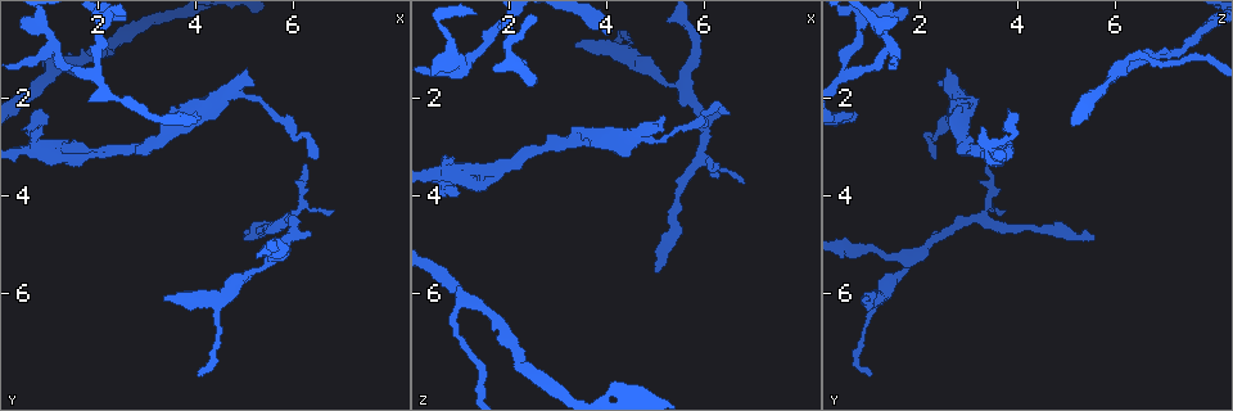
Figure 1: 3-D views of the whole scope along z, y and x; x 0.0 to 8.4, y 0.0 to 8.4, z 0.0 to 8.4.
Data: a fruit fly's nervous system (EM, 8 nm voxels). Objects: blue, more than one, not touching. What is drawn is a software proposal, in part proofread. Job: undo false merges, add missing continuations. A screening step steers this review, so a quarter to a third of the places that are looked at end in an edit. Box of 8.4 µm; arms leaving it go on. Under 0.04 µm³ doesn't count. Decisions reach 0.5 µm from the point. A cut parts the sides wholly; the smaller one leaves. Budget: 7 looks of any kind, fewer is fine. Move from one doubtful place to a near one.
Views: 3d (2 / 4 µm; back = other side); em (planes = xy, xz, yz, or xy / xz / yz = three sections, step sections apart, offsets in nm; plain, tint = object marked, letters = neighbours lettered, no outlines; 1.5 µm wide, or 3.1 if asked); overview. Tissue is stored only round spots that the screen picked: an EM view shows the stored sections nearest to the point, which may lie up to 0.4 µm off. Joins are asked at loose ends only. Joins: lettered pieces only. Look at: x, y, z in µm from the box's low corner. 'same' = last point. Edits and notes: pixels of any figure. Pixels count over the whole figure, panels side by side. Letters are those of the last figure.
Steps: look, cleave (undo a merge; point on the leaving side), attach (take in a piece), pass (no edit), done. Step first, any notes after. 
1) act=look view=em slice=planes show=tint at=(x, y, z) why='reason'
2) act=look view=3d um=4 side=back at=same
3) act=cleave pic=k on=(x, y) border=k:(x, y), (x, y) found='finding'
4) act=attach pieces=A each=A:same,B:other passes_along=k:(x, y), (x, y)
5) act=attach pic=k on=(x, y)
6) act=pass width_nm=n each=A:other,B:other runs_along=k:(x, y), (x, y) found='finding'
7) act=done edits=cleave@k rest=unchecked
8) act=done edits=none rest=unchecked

act=look view=em slice=yz step=8 show=tint at=(4.00, 2.30, 0.70) why='end of a long branch'

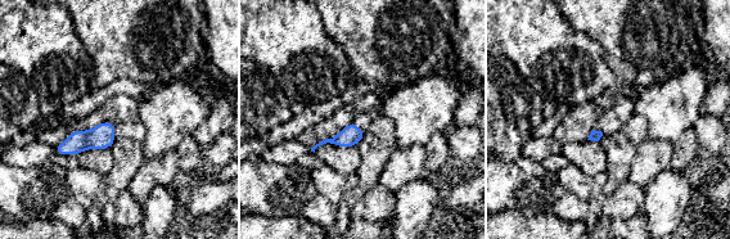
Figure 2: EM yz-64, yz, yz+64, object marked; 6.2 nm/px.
act=look view=em slice=yz step=8 show=letters at=same

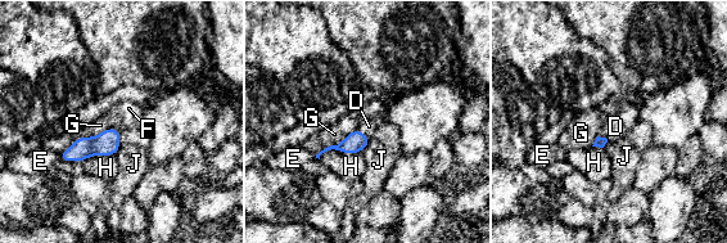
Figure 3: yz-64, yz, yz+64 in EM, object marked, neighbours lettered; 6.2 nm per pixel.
act=attach pieces=D longest_contact=G:360nm each=D:same,E:other,F:other,G:other,H:other,J:other passes_along=3:(355, 142), (365, 136), (369, 126) found='it goes on there'

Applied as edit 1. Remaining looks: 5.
act=look view=overview

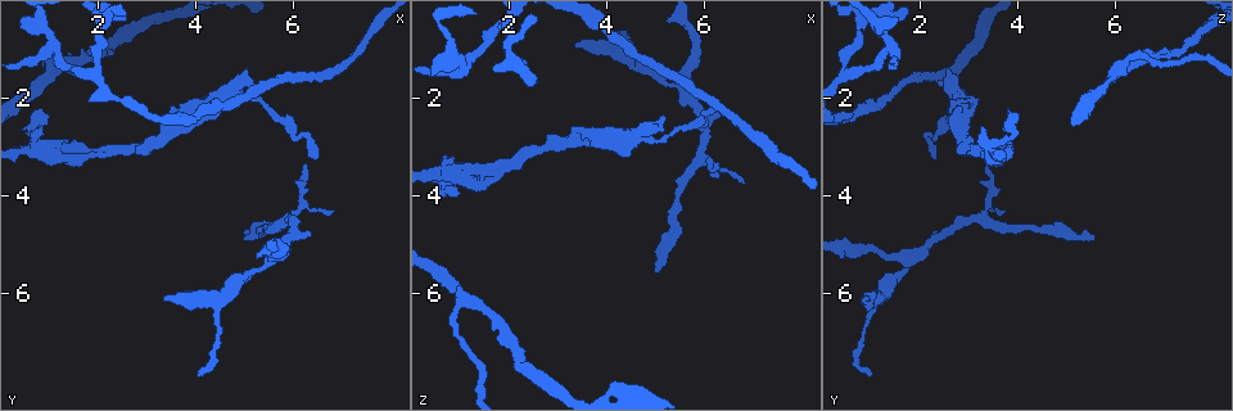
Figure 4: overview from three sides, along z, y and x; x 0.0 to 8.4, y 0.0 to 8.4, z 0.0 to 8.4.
act=look view=em slice=planes show=letters at=(5.15, 1.70, 2.35) why='an open end'

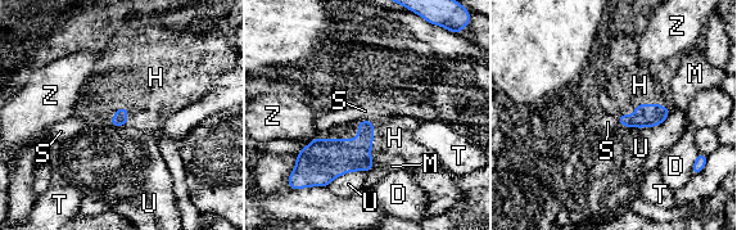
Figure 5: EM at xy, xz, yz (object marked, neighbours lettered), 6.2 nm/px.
act=attach pieces=H longest_contact=H:280nm each=D:other,H:same,M:other,S:other,T:other,U:other,Z:other passes_along=5:(334, 157), (371, 145), (394, 138) found='it goes on there'

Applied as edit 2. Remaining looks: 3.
act=look view=3d um=4 at=(5.50, 5.35, 1.70) why='arms part here'

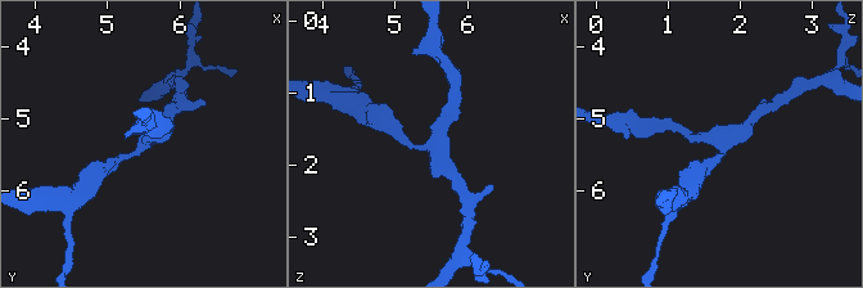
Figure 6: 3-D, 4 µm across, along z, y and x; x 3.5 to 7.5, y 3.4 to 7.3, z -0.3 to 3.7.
act=look view=em slice=xy step=4 show=letters at=(5.50, 5.35, 1.75) arms=3 arm_widths_nm=170,180,280 why='now the EM'

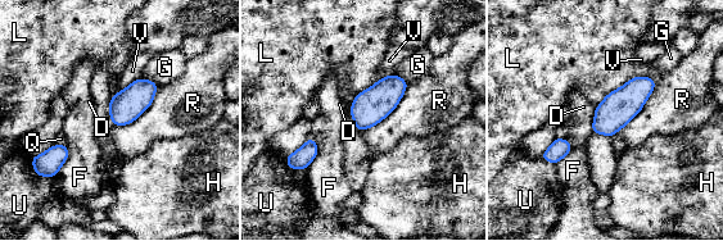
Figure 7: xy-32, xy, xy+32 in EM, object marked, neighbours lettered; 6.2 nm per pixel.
act=look view=em slice=planes show=letters at=same

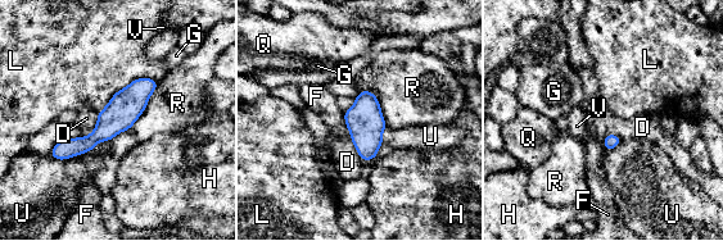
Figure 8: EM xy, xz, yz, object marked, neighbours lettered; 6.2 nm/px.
act=pass width_nm=200 each=D:other,F:other,G:other,H:other,L:other,Q:other,R:other,U:other,V:other runs_along=8:(153, 83), (90, 141), (54, 153) found='all the same neuron'

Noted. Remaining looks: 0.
act=done edits=attach@3,attach@5 rest=unchecked

